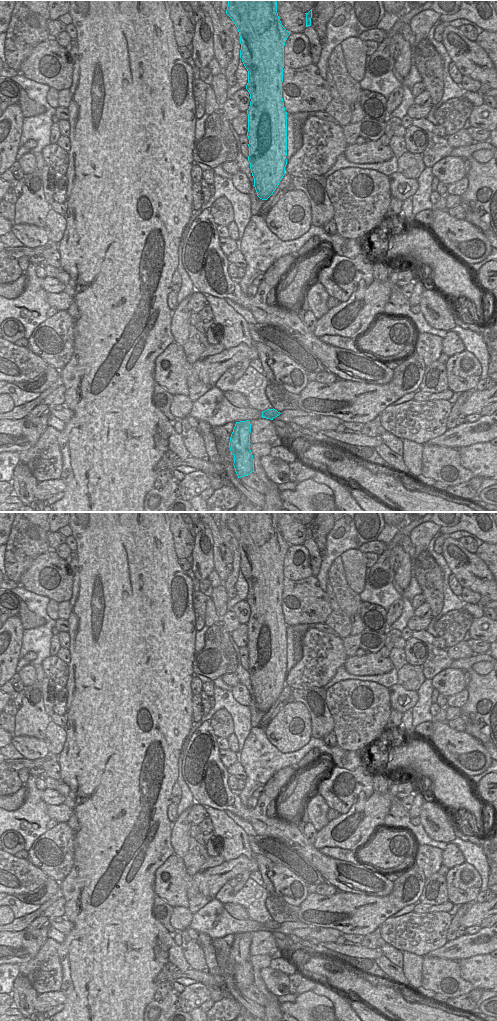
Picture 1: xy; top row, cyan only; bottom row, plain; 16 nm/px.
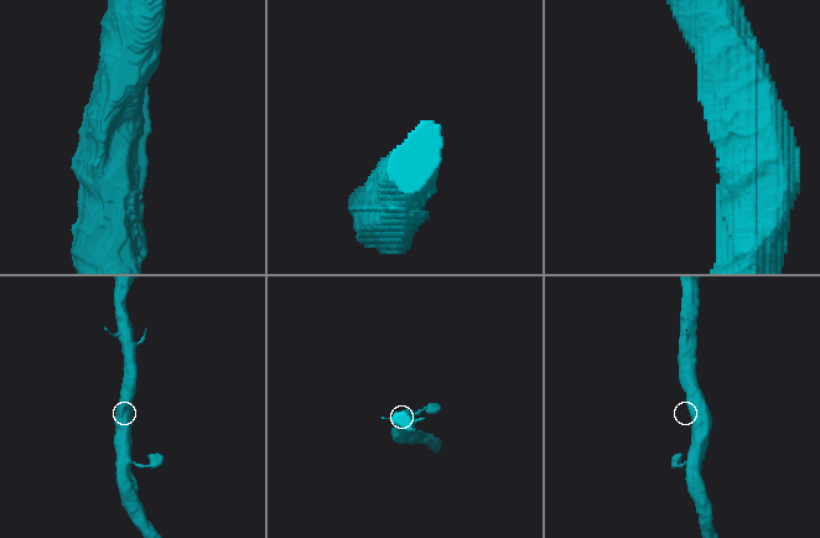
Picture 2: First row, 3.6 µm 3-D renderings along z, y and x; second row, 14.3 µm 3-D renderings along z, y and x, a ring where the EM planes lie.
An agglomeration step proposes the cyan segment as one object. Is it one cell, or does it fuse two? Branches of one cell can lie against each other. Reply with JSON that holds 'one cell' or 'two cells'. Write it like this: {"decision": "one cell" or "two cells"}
{"decision": "one cell"}

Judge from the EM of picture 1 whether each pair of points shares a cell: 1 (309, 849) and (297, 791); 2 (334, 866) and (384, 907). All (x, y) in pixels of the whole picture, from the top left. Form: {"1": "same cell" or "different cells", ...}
{"1": "different cells", "2": "different cells"}

